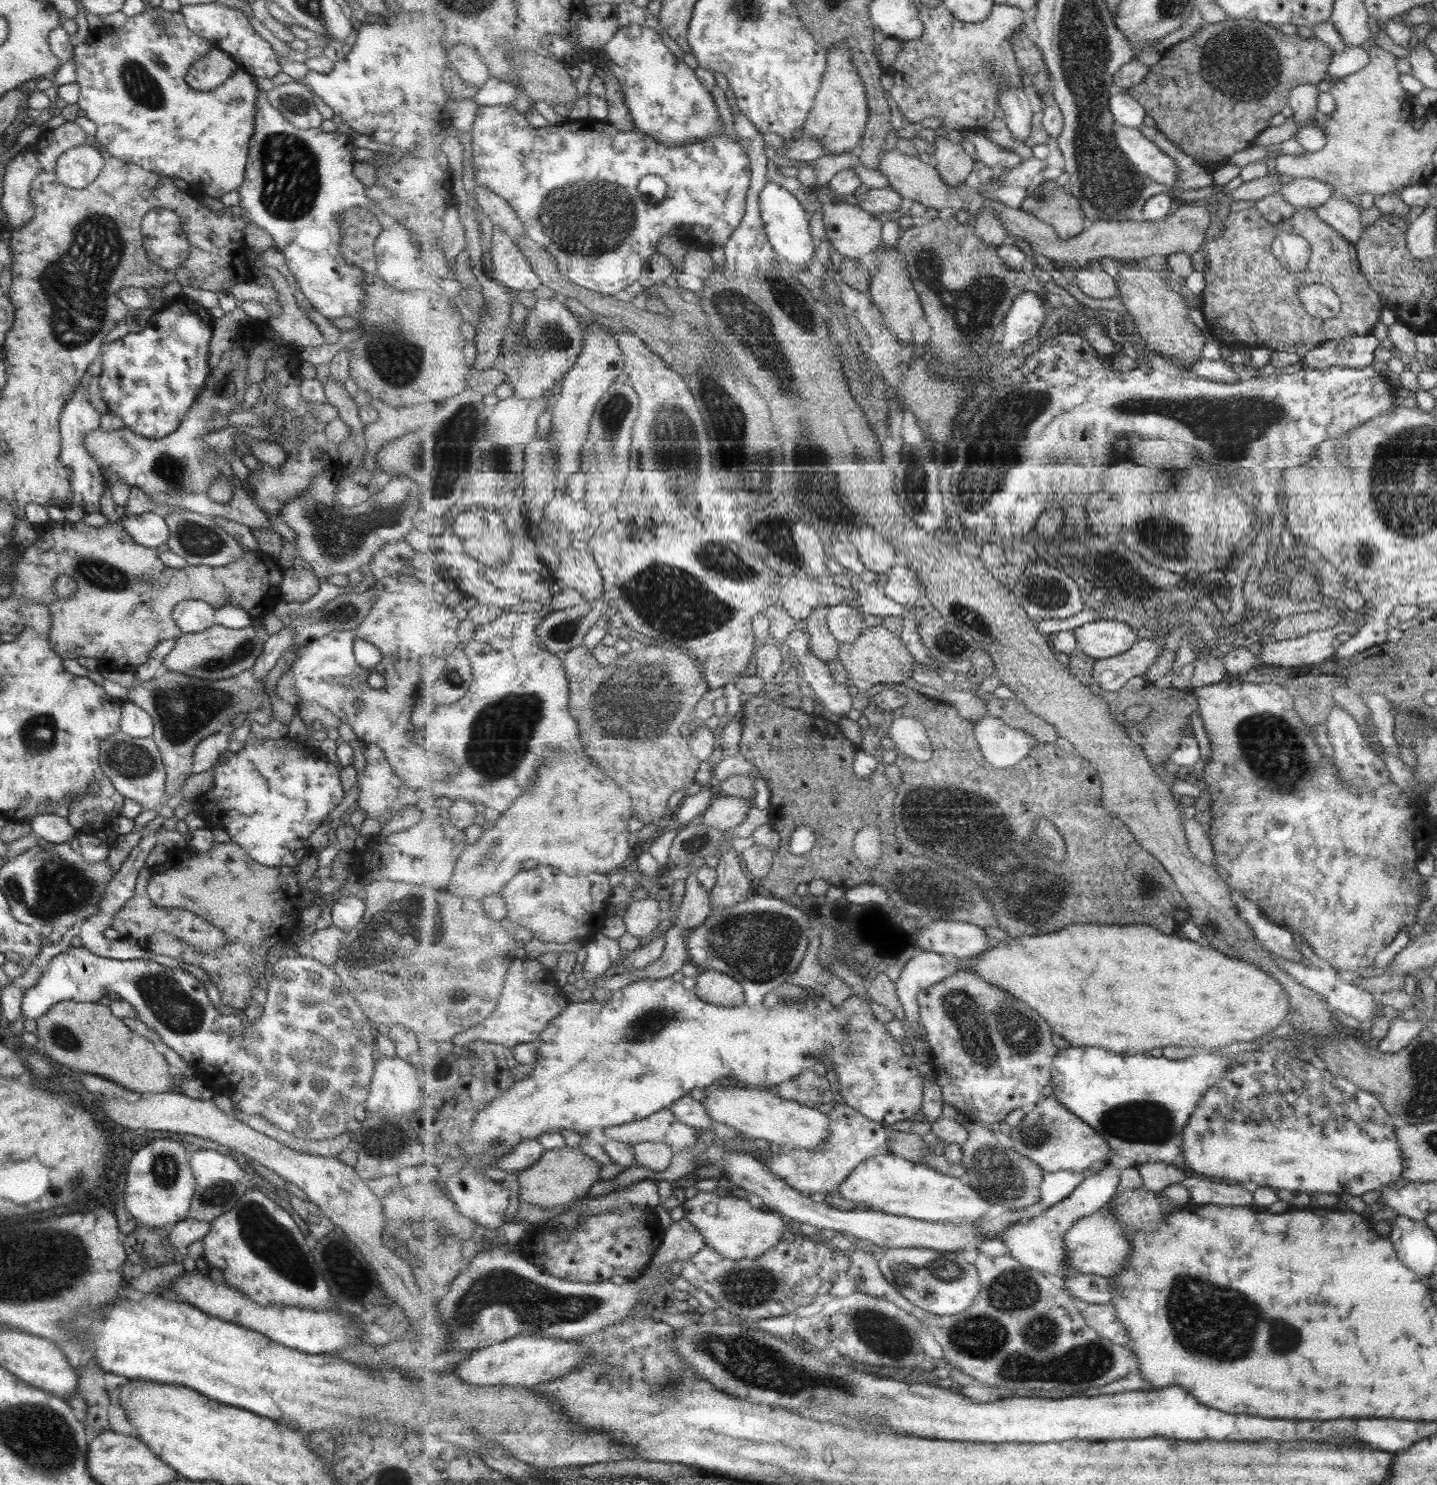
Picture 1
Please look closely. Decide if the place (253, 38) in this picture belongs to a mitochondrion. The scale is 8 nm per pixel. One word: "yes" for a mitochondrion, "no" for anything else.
no

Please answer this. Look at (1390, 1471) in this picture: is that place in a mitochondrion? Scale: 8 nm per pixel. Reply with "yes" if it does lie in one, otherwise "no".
no

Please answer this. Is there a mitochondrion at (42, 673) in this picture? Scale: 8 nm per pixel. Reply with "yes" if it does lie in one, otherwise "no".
no

